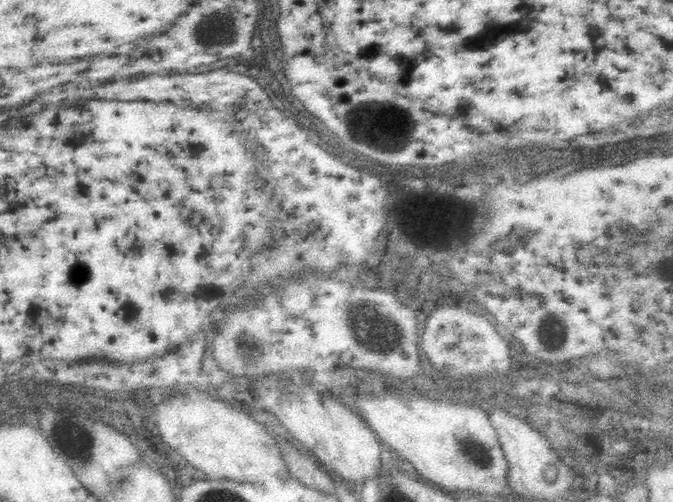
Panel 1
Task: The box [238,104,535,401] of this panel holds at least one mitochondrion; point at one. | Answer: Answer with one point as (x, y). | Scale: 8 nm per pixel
(370, 324)

